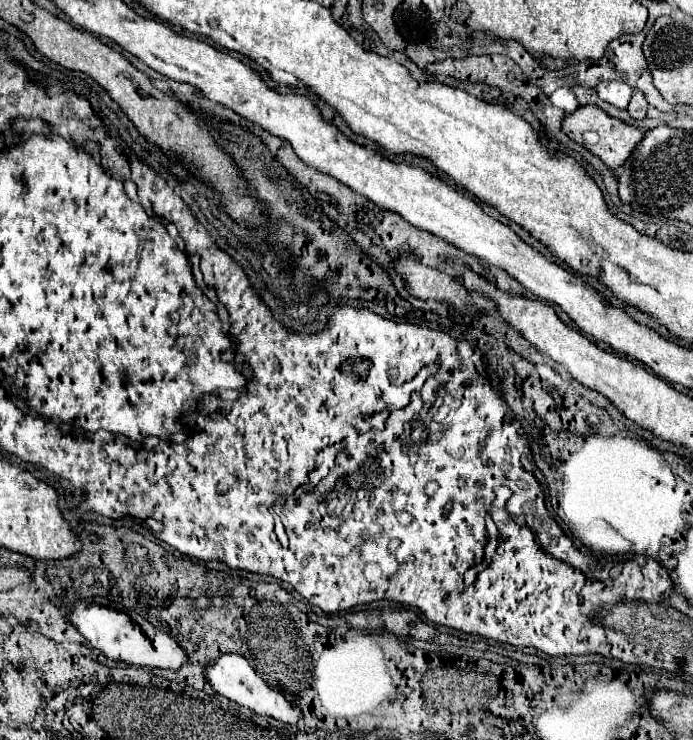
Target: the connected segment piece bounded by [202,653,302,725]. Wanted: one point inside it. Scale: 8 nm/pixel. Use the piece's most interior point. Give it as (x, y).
(231, 675)

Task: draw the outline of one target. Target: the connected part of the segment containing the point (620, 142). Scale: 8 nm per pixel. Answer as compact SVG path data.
M586 105L586 107L578 107L574 113L566 115L562 119L562 131L576 143L584 145L590 153L594 153L596 157L600 157L604 161L604 165L612 171L616 171L620 165L624 165L624 161L628 159L628 155L632 153L632 149L636 147L638 141L642 141L644 131L638 127L632 127L620 119L612 119L610 115L606 115L600 107L594 105Z

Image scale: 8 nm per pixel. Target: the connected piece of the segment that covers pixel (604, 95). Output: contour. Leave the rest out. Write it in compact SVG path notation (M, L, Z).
M606 81L606 83L600 83L596 87L596 93L602 101L606 101L618 109L626 109L634 89L624 81Z

